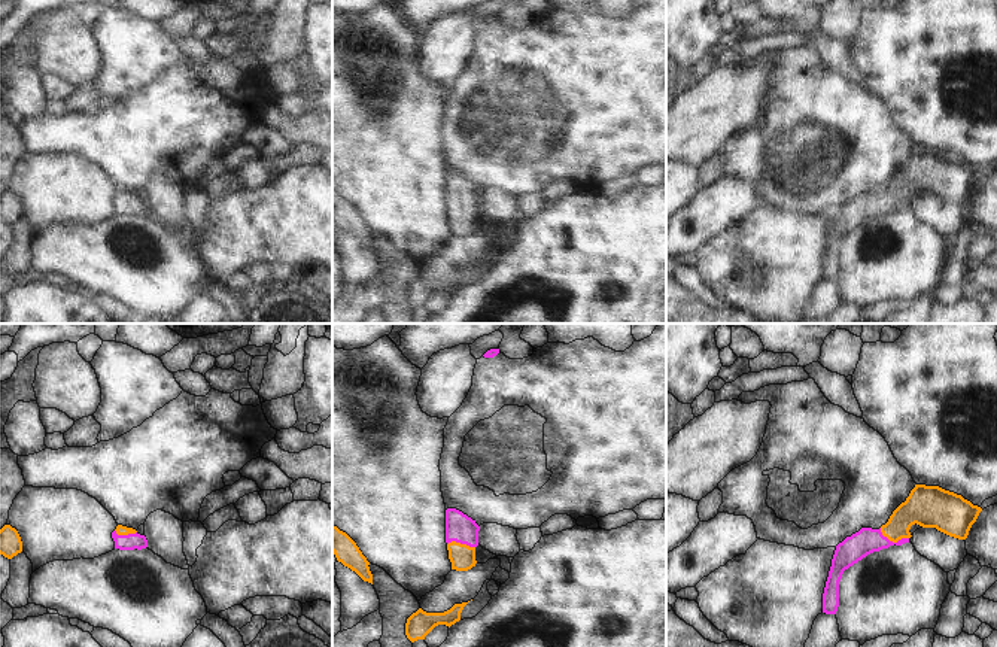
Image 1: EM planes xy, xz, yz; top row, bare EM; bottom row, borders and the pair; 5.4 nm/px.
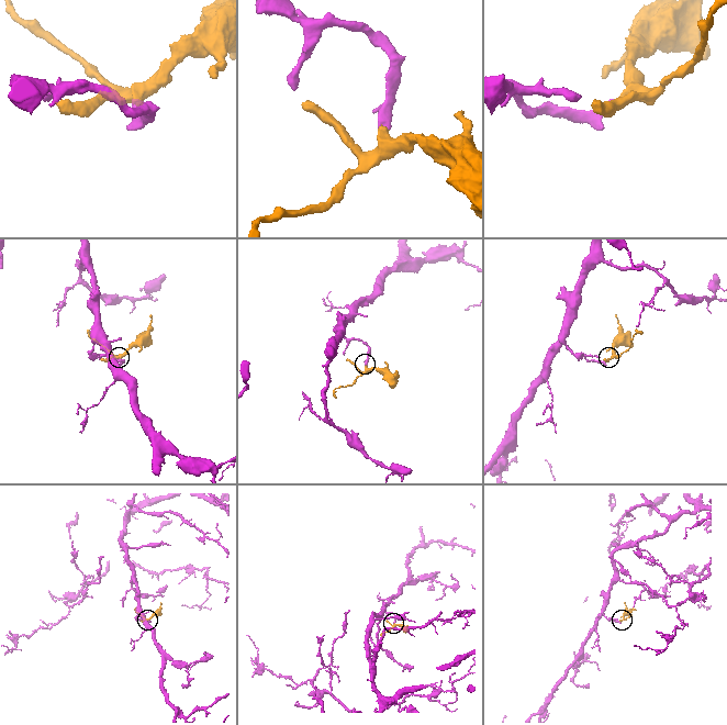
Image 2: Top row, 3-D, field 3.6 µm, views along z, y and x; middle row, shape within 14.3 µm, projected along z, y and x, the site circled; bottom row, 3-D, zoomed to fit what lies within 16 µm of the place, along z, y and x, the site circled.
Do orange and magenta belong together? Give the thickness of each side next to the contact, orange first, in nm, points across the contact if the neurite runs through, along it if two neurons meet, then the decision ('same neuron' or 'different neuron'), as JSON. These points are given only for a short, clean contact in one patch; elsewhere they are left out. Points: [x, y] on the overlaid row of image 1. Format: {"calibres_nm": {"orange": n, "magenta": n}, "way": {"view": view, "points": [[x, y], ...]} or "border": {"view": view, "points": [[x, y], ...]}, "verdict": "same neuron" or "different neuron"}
{"calibres_nm": {"orange": 200, "magenta": 140}, "way": {"view": "yz", "points": [[924, 507], [893, 534], [893, 541], [865, 541], [853, 549]]}, "verdict": "same neuron"}

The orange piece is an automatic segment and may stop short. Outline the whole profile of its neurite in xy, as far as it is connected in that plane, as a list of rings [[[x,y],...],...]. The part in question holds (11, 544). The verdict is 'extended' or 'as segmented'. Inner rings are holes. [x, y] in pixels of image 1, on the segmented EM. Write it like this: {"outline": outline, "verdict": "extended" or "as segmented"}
{"outline": [[[4,525],[0,529],[0,555],[7,559],[12,559],[22,552],[22,541],[15,528]]], "verdict": "as segmented"}

